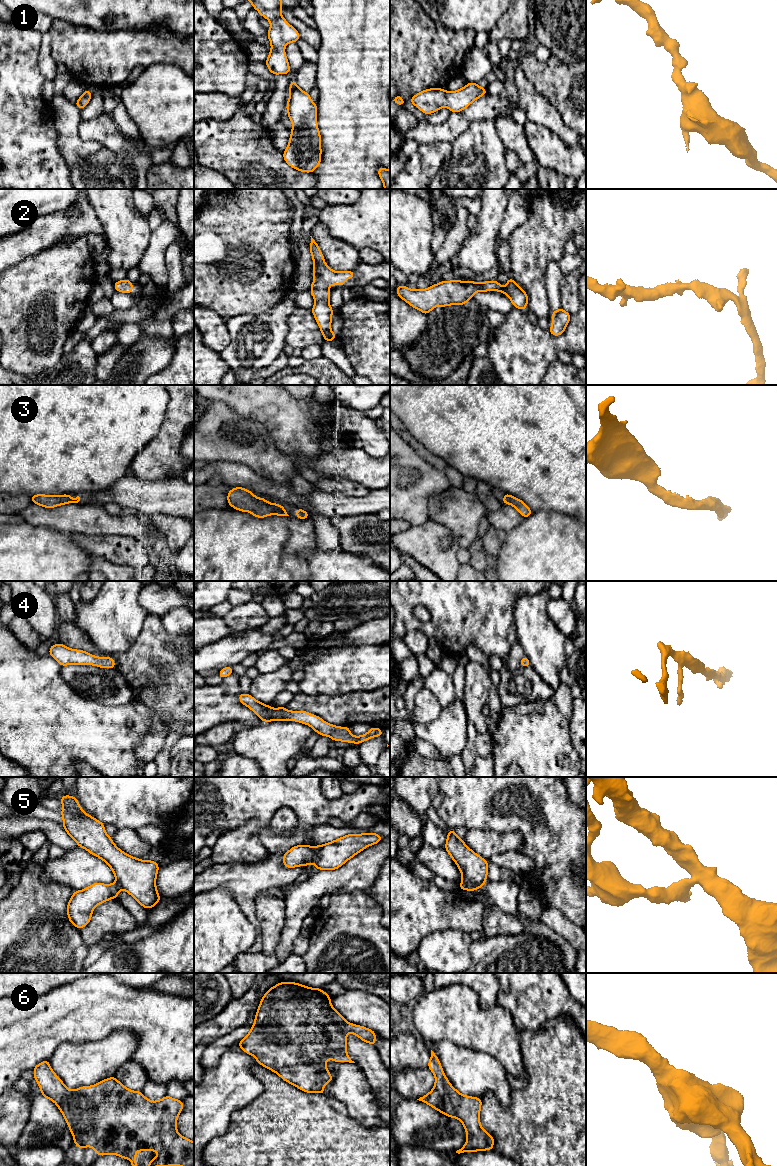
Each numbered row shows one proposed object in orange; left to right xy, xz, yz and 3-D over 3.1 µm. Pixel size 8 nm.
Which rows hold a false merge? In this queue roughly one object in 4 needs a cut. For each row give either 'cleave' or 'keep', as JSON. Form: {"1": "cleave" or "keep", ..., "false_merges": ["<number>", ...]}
{"1": "keep", "2": "keep", "3": "keep", "4": "keep", "5": "cleave", "6": "keep", "false_merges": ["5"]}

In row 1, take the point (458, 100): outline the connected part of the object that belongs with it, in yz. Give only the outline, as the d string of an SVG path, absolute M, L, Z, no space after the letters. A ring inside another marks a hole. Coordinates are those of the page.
M469 82L457 91L447 92L442 88L422 90L412 96L410 103L424 114L431 114L444 106L451 112L460 112L485 94L487 94L487 89L480 87L477 83Z

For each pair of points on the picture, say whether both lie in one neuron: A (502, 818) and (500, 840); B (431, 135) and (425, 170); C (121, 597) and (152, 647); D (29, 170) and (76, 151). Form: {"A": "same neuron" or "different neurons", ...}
{"A": "different neurons", "B": "different neurons", "C": "different neurons", "D": "different neurons"}

